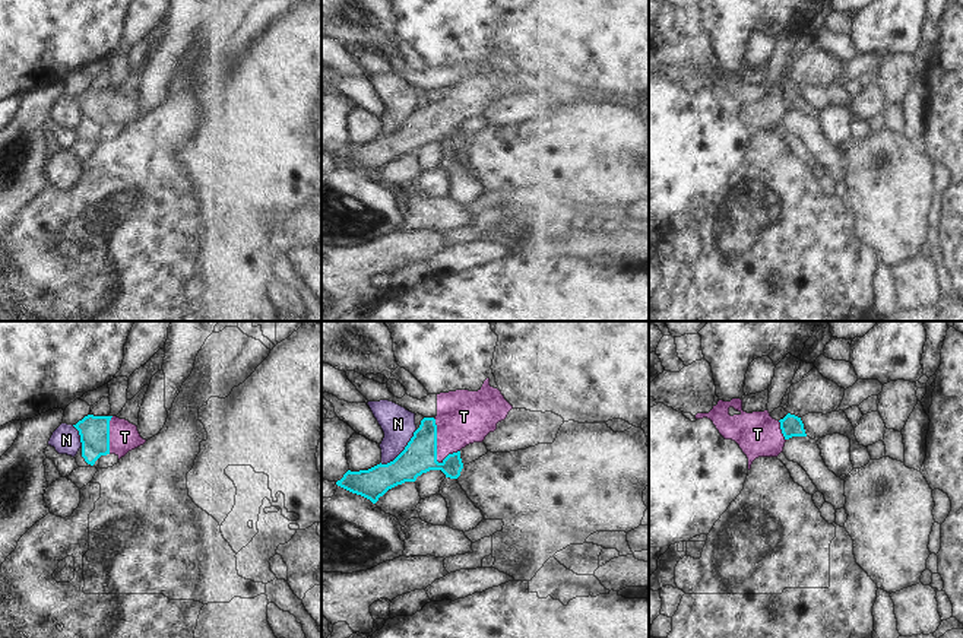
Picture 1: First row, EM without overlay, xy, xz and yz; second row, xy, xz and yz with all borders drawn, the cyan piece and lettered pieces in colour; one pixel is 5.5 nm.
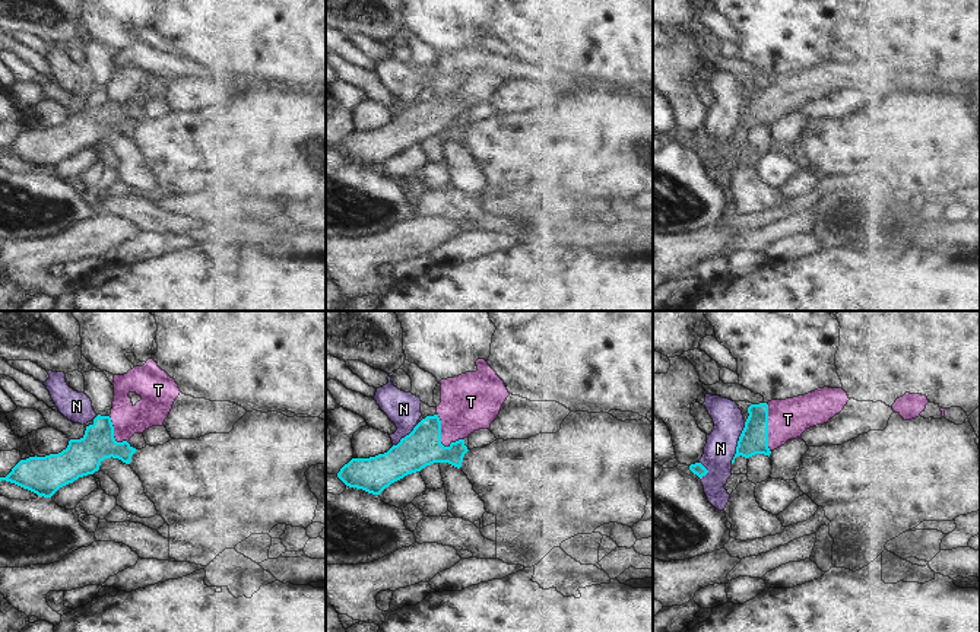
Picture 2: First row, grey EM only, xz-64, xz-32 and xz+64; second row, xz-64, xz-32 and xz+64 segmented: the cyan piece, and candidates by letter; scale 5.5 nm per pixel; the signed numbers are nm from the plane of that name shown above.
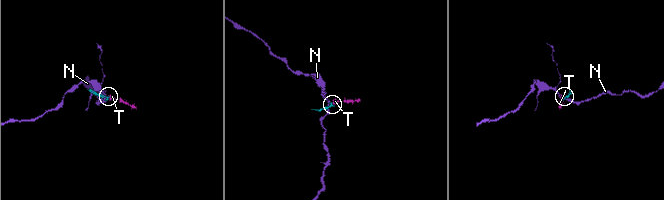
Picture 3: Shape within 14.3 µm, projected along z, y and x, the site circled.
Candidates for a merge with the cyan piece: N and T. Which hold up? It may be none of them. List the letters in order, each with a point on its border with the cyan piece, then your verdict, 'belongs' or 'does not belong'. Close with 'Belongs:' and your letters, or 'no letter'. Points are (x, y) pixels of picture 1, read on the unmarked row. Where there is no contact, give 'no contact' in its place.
N: meets cyan in xz at (402, 124); does not belong
T: meets cyan in xz at (436, 114); belongs
Belongs: T

